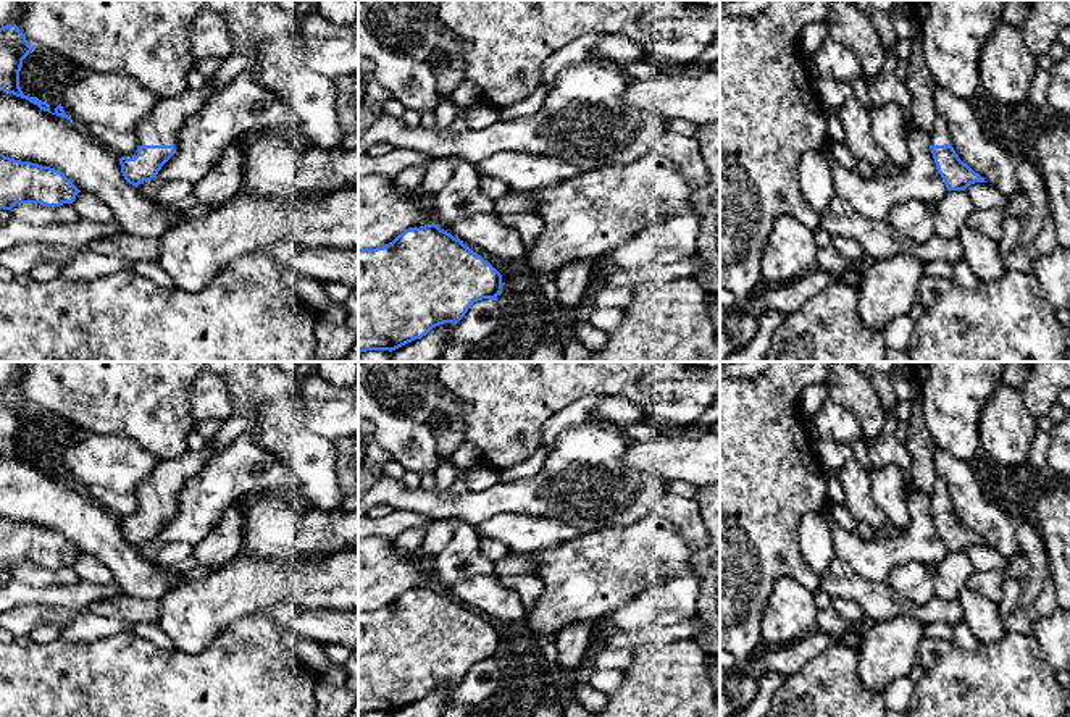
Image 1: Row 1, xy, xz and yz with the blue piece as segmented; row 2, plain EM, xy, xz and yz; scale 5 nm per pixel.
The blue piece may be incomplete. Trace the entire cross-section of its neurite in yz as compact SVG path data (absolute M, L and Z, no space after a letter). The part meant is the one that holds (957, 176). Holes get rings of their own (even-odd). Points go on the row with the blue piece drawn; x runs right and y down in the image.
M943 118L933 123L930 149L947 191L965 191L970 184L986 182L967 163L963 163L951 145L949 129Z

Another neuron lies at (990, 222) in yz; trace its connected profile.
M1018 191L1007 197L1007 202L993 210L975 212L967 224L988 237L997 241L1002 234L1002 221L1009 216L1022 218L1030 207L1030 199L1025 192Z

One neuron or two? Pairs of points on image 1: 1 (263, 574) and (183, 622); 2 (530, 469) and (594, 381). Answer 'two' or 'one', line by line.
1: one
2: two

